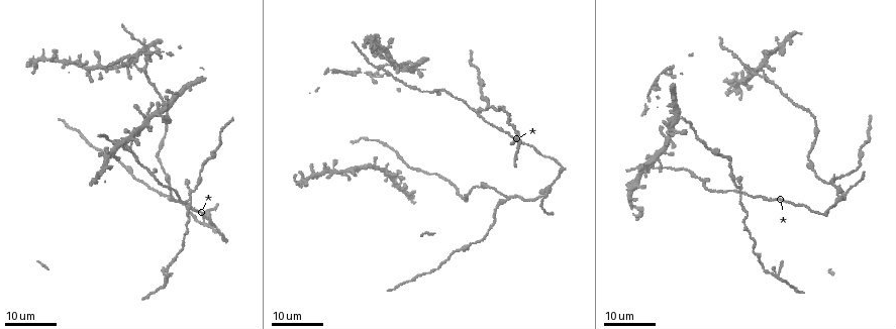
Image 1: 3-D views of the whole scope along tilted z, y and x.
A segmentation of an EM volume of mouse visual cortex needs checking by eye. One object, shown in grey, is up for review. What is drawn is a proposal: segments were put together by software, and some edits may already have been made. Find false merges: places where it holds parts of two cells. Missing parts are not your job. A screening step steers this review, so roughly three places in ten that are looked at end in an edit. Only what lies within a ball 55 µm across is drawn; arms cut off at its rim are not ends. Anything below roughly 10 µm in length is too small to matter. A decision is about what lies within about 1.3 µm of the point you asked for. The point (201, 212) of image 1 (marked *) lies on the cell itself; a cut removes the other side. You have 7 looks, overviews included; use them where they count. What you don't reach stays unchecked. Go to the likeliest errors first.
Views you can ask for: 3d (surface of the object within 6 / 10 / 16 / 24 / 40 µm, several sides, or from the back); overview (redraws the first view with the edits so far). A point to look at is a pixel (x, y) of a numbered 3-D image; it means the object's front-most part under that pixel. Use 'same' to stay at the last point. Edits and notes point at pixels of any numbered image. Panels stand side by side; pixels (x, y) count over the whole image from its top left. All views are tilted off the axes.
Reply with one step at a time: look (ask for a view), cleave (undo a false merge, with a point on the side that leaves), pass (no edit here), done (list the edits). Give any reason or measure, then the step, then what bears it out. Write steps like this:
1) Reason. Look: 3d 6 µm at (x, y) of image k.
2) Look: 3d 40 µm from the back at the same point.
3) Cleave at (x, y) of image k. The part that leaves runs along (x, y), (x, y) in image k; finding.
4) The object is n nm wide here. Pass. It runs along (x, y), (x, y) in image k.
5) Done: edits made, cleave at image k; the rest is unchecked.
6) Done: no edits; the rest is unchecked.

Four-way junction. Look: 3d 24 µm at (146, 120) of image 1.

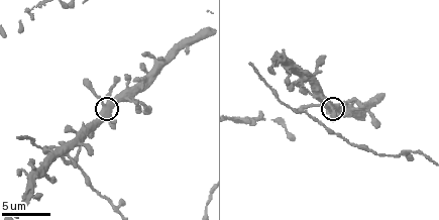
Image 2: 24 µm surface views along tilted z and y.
Look: 3d 6 µm at (104, 106) of image 2.

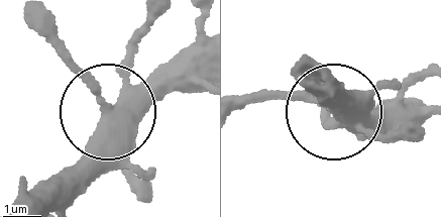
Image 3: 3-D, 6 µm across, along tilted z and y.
The object is 390 nm wide here. Pass. All the same cell.

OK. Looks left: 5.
Arms part here. Look: 3d 16 µm at (488, 108) of image 1.

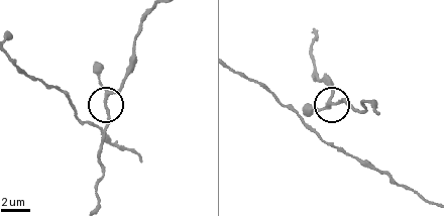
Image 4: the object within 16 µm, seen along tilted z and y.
Zoom in. Look: 3d 6 µm at (331, 103) of image 4.

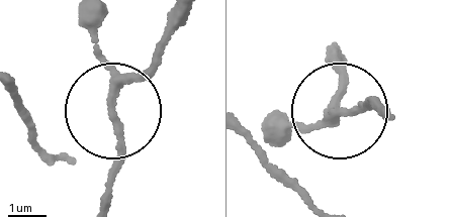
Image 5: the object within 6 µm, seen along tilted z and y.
3 arms meet here. Pass. One cell here.

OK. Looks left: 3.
Calibre changes. Look: 3d 16 µm at (34, 141) of image 2.

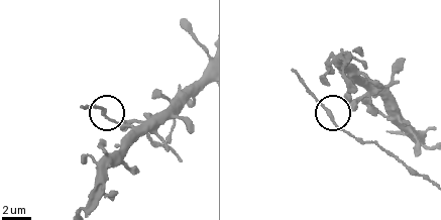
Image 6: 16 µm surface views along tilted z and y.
Pass. It runs along (429, 181), (334, 121), (368, 91) in image 6; continuous, no second cell.

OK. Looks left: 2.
Look: 3d 24 µm at (178, 202) of image 1.

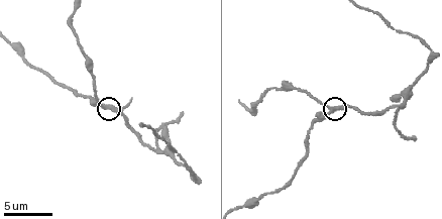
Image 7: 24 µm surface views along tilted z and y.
Look: 3d 10 µm at (330, 110) of image 7.

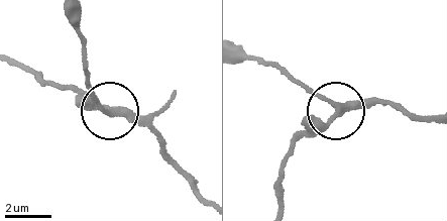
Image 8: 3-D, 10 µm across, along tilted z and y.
The side arm is 34 µm long; 3 arms meet here. Pass. One cell here.

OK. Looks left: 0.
Done: no edits; the rest is unchecked.

